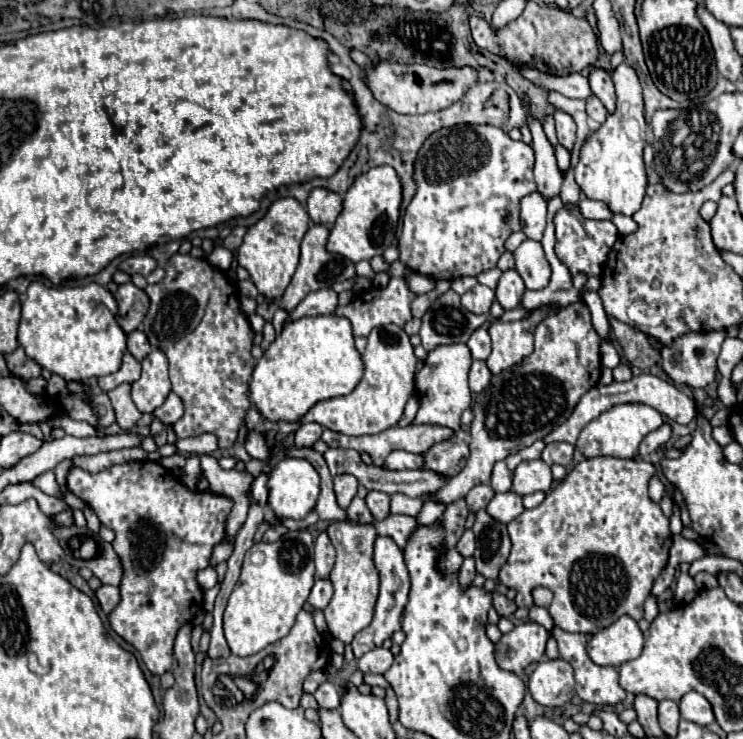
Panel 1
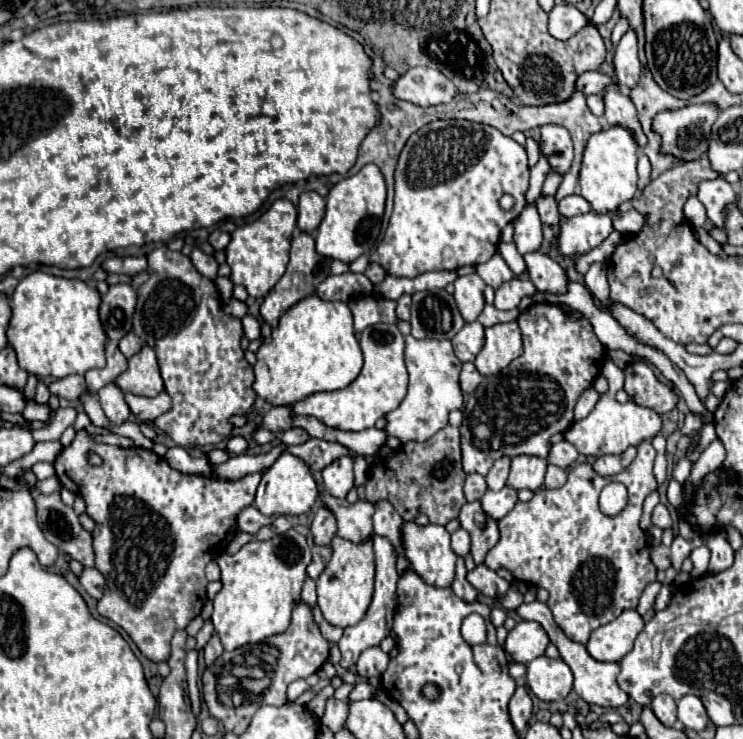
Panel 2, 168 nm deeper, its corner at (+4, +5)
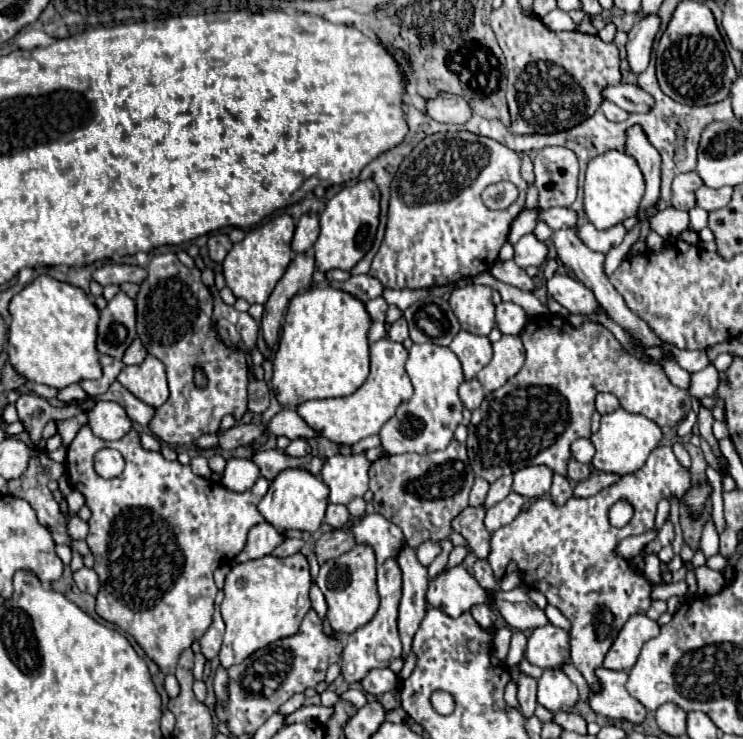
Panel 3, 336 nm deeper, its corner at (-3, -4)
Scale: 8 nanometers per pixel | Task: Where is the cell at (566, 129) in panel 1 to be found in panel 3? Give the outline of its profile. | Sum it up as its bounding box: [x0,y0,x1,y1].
[534,146,578,208]

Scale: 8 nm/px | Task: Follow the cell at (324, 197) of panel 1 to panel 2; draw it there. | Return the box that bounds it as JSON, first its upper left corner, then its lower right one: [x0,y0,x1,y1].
[297,191,325,233]

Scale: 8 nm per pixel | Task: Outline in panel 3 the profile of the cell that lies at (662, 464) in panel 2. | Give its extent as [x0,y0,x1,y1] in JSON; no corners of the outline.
[655,499,670,530]

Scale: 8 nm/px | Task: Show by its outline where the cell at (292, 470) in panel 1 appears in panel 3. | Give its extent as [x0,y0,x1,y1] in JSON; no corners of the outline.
[258,468,328,534]

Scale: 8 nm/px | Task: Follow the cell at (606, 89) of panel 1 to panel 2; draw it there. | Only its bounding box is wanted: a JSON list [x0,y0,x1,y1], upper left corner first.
[603,83,645,145]

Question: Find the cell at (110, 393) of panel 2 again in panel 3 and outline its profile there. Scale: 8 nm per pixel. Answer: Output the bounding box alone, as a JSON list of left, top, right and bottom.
[86,402,132,440]

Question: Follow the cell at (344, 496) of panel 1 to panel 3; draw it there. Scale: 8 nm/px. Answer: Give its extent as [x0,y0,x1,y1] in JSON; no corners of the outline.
[320,454,370,504]

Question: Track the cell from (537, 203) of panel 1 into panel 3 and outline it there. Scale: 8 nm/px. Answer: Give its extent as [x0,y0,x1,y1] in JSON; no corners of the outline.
[514,234,548,268]

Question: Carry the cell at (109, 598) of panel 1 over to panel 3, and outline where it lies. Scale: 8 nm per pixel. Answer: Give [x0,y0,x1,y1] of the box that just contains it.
[74,566,100,594]

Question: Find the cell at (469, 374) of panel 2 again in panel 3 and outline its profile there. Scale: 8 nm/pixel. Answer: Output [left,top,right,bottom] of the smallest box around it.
[458,378,484,412]

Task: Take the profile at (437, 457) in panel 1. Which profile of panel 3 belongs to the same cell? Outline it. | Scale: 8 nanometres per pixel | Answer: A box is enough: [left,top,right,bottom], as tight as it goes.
[368,440,474,550]

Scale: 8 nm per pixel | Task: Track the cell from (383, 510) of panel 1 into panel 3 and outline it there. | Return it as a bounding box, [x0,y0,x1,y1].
[396,546,428,658]

